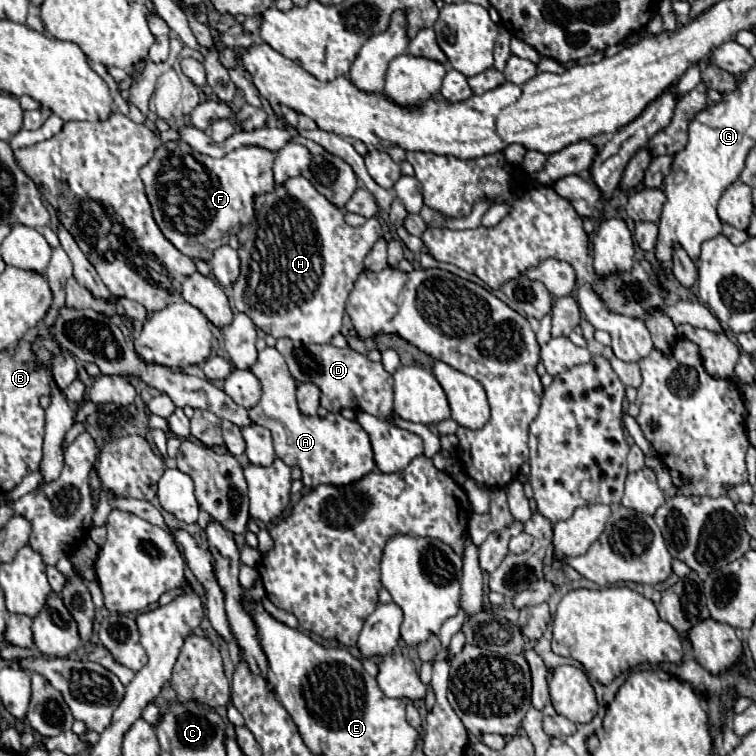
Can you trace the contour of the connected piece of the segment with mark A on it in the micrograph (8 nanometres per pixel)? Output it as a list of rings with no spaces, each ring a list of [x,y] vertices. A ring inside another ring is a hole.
[[[265,348],[259,352],[257,364],[251,372],[261,380],[263,396],[255,408],[249,410],[251,420],[273,434],[275,454],[287,466],[299,466],[303,472],[303,484],[315,488],[319,484],[343,486],[363,478],[365,474],[375,470],[373,450],[369,444],[367,432],[355,422],[347,420],[341,414],[319,416],[303,416],[295,402],[295,380],[291,378],[283,356],[275,348]]]

